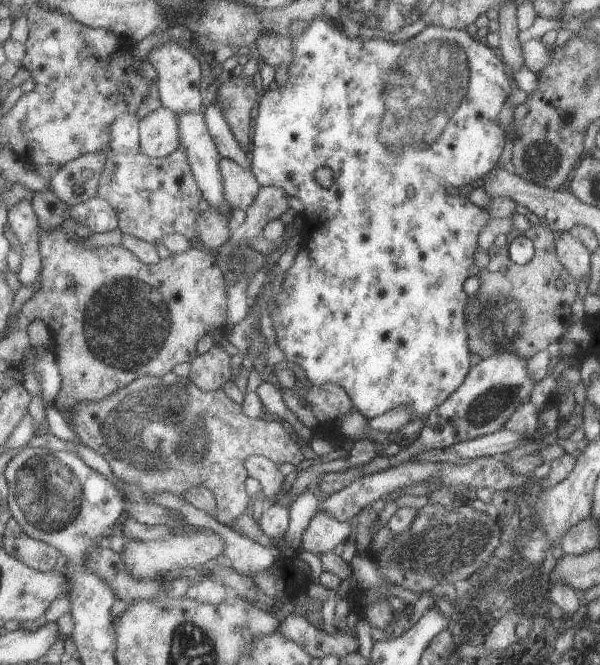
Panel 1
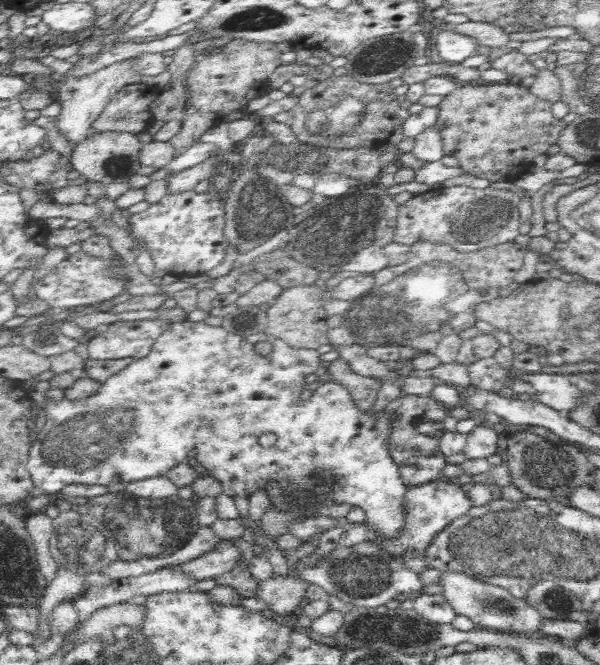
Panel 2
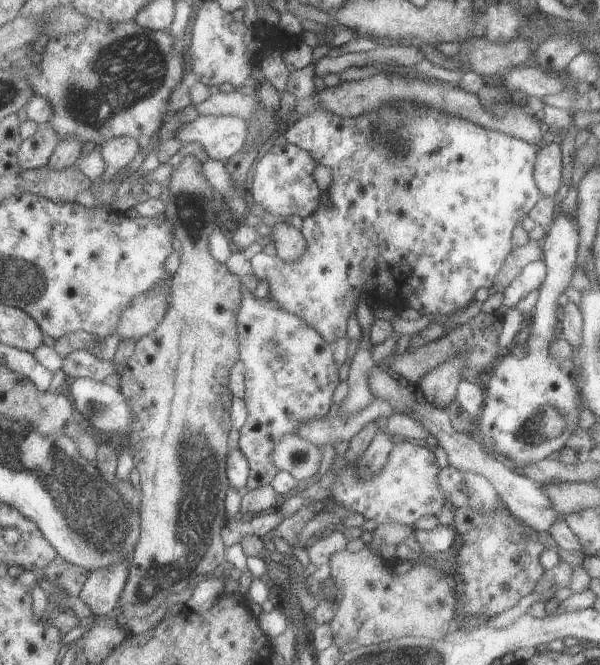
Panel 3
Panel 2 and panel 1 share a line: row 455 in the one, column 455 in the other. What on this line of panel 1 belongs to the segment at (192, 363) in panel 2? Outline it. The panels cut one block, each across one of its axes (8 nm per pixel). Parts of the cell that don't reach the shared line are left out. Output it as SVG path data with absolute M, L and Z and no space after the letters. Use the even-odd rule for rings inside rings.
M314 17L314 20L310 22L311 27L308 28L306 32L300 32L300 36L292 36L292 62L290 62L290 70L288 76L288 82L284 86L279 86L276 90L266 90L261 102L259 103L259 114L255 119L254 124L254 135L252 140L252 160L250 161L250 167L252 174L256 177L258 184L261 187L266 186L278 186L282 190L286 190L286 194L291 196L296 196L298 200L302 200L304 209L300 212L303 217L301 223L297 223L300 227L300 234L302 236L302 244L299 248L294 264L288 270L286 270L286 276L283 278L283 283L281 285L280 292L276 293L273 300L273 308L270 310L270 319L272 321L272 326L276 332L276 342L282 351L283 356L288 360L290 364L301 366L306 373L307 380L310 380L314 386L316 384L326 384L334 383L343 386L348 396L354 402L356 409L358 409L368 420L378 415L383 415L385 412L392 411L394 408L404 407L408 408L410 416L408 420L418 420L418 418L424 418L428 416L439 404L442 404L446 399L450 398L452 394L459 390L460 387L467 380L468 370L470 370L470 350L468 350L468 336L466 336L466 330L464 330L464 310L466 310L466 304L468 304L468 296L464 292L464 280L472 278L472 276L479 276L480 270L474 262L474 252L478 248L478 234L482 234L483 228L487 226L488 223L492 222L492 218L486 210L474 206L468 198L461 198L459 196L454 196L448 194L448 188L452 186L460 188L461 186L466 186L470 182L476 183L478 178L483 179L484 174L495 168L500 155L502 154L502 149L506 142L506 133L500 124L498 124L498 113L502 110L505 101L508 99L510 92L512 92L512 82L508 79L506 75L506 65L503 59L498 54L498 51L489 45L486 46L480 42L474 36L471 36L467 28L464 29L445 29L439 26L430 25L424 28L419 35L416 35L414 39L405 40L401 43L393 43L385 40L380 40L377 38L364 40L363 38L352 38L347 35L347 33L340 32L339 28L332 20L328 18L318 18ZM396 144L396 148L402 148L400 152L394 152L392 146ZM416 150L418 152L416 152ZM321 166L328 166L332 170L332 176L334 177L334 182L330 188L323 188L314 179L314 172L318 170Z

